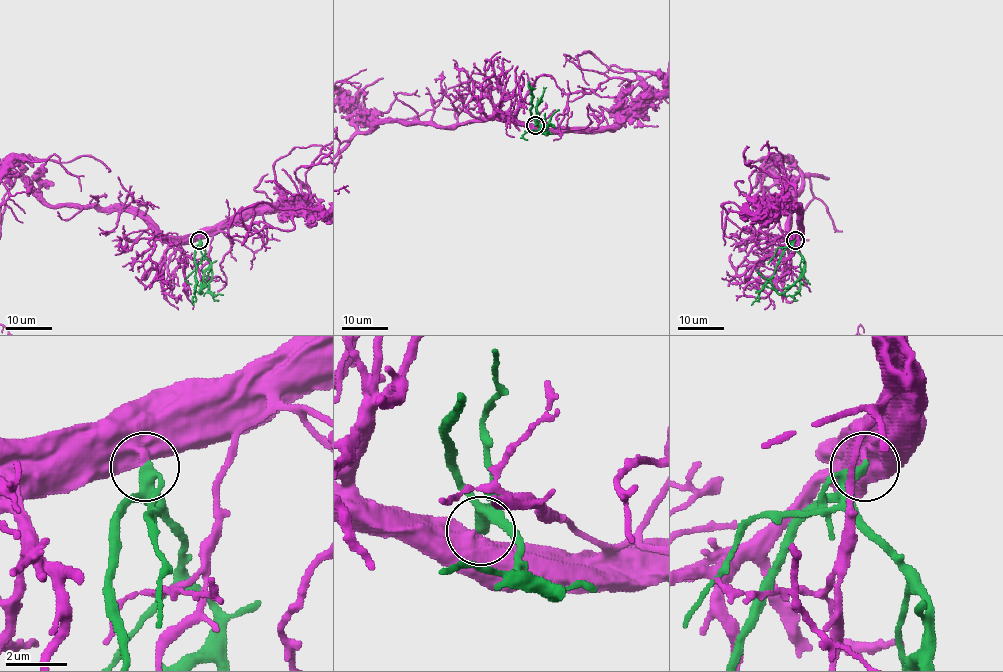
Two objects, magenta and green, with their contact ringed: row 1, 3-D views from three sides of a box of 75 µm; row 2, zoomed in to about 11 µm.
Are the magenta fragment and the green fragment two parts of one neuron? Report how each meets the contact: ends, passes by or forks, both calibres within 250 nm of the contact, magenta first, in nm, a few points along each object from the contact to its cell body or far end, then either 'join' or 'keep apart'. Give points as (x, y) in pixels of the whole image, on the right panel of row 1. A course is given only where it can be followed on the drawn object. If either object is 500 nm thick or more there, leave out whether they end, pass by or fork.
magenta ends; green passes by; calibres 320 and 320 nm; course green (795, 240), (793, 248), (804, 261), (804, 267), (800, 276), (782, 292), (779, 294), (757, 268); join

